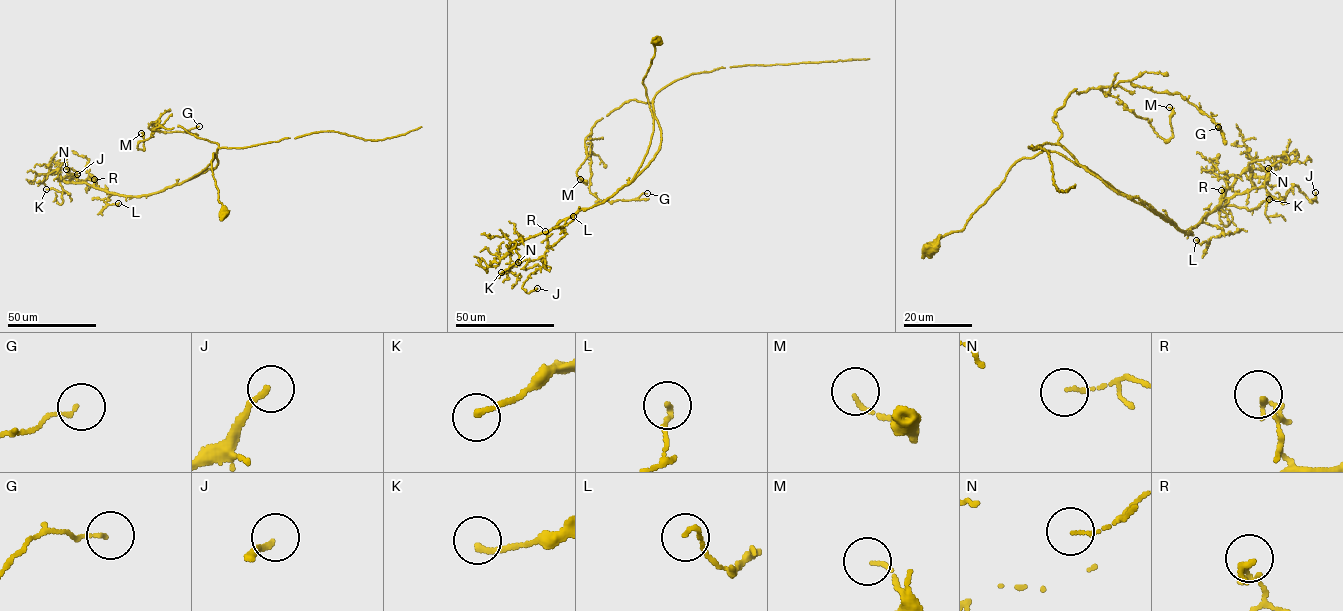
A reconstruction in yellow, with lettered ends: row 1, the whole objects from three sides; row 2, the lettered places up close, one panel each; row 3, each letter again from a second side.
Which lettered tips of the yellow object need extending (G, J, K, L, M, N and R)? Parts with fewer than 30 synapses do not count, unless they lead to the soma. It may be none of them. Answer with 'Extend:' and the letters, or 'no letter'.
Extend: no letter

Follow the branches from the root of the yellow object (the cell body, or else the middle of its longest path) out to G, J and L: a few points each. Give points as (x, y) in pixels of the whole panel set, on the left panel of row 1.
G: (224, 214), (213, 153), (182, 182), (216, 167), (218, 144), (158, 119), (148, 127), (199, 126)
J: (224, 214), (213, 153), (201, 172), (142, 196), (96, 188), (89, 174), (63, 181), (77, 174)
L: (224, 214), (211, 168), (213, 153), (207, 167), (180, 184), (142, 196), (111, 194), (105, 202), (118, 203)

